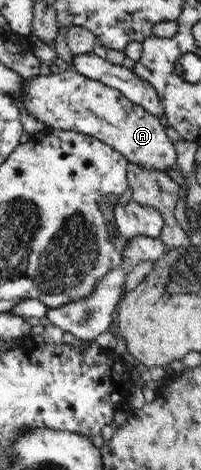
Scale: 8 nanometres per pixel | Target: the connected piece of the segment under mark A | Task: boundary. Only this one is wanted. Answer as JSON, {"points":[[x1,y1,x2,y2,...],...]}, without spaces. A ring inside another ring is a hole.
{"points":[[62,70,57,74,39,74,24,79,22,94,23,104,20,108,29,111,29,114,48,127,96,138,120,152,128,162,138,164,145,170,167,173,169,168,178,168,175,145,167,137,159,119,141,106,136,106,122,92,102,82,87,78,76,70]]}

